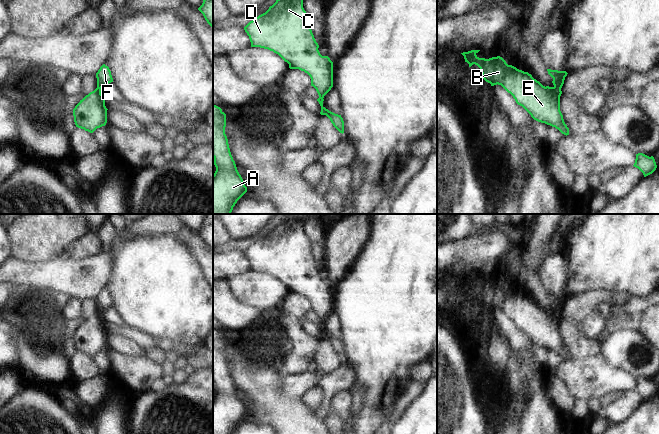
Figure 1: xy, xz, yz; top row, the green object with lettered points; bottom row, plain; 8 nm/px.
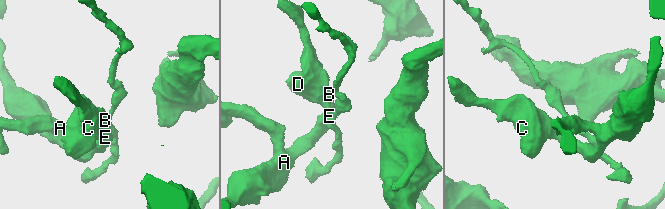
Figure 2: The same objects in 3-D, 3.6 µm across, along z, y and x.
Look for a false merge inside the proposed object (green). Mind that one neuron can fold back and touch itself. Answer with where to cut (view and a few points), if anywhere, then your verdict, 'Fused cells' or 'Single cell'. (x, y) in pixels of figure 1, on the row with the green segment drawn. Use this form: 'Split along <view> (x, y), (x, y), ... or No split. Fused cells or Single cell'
Split along yz (554, 86), (560, 89). Fused cells.

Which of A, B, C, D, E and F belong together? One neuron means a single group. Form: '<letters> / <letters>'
A B C D E / F

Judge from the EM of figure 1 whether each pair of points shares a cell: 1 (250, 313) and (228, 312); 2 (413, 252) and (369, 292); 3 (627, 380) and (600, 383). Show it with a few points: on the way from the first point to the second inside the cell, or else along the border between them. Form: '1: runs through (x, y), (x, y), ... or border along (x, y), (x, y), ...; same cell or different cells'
1: runs through (245, 313), (233, 313); same cell
2: runs through (402, 263), (380, 285); same cell
3: runs through (620, 380), (607, 380); same cell

